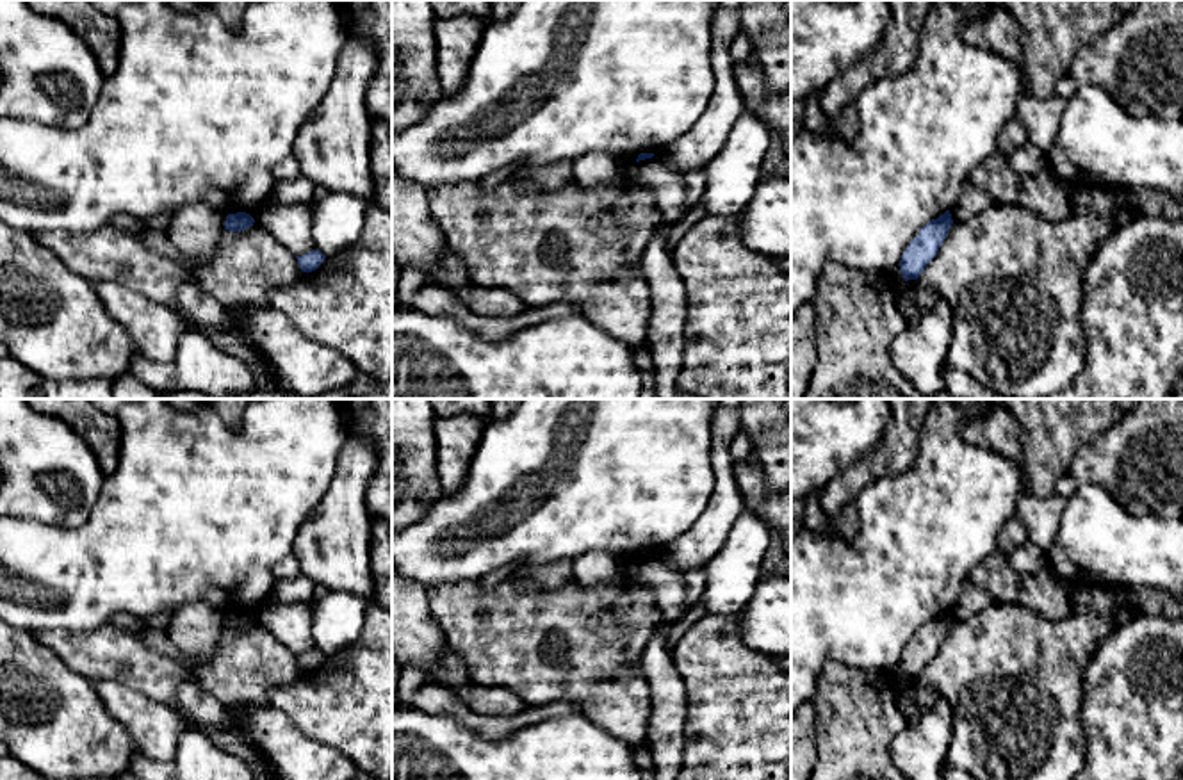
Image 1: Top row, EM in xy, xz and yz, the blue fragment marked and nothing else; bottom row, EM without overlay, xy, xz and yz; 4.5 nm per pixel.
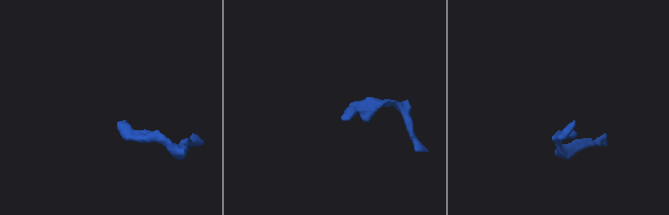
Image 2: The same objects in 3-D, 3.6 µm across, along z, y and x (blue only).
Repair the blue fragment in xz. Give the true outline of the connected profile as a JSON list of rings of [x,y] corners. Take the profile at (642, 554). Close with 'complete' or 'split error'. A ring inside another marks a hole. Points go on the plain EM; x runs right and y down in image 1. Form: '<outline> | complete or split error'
[[[640,552],[631,570],[634,581],[652,593],[668,625],[673,625],[686,616],[684,572],[666,566],[654,557],[654,552]]] | split error

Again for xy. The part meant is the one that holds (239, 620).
[[[273,595],[264,597],[264,598],[246,600],[241,611],[226,614],[224,629],[228,629],[228,630],[242,630],[242,629],[253,625],[257,611],[267,600],[273,600]]] | split error

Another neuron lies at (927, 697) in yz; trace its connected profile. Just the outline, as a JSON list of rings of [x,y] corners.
[[[919,677],[918,678],[909,678],[907,682],[910,686],[912,696],[918,700],[918,703],[923,709],[930,709],[941,698],[937,689],[923,686],[919,682]]]

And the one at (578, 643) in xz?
[[[631,568],[613,581],[584,586],[572,579],[558,589],[545,589],[513,575],[494,588],[481,588],[479,581],[463,581],[433,589],[429,611],[445,632],[447,646],[461,659],[467,678],[474,684],[510,689],[526,705],[558,700],[579,703],[583,716],[629,746],[647,743],[652,714],[650,686],[640,670],[640,659],[656,630],[668,629],[668,622],[652,593],[634,581]]]

